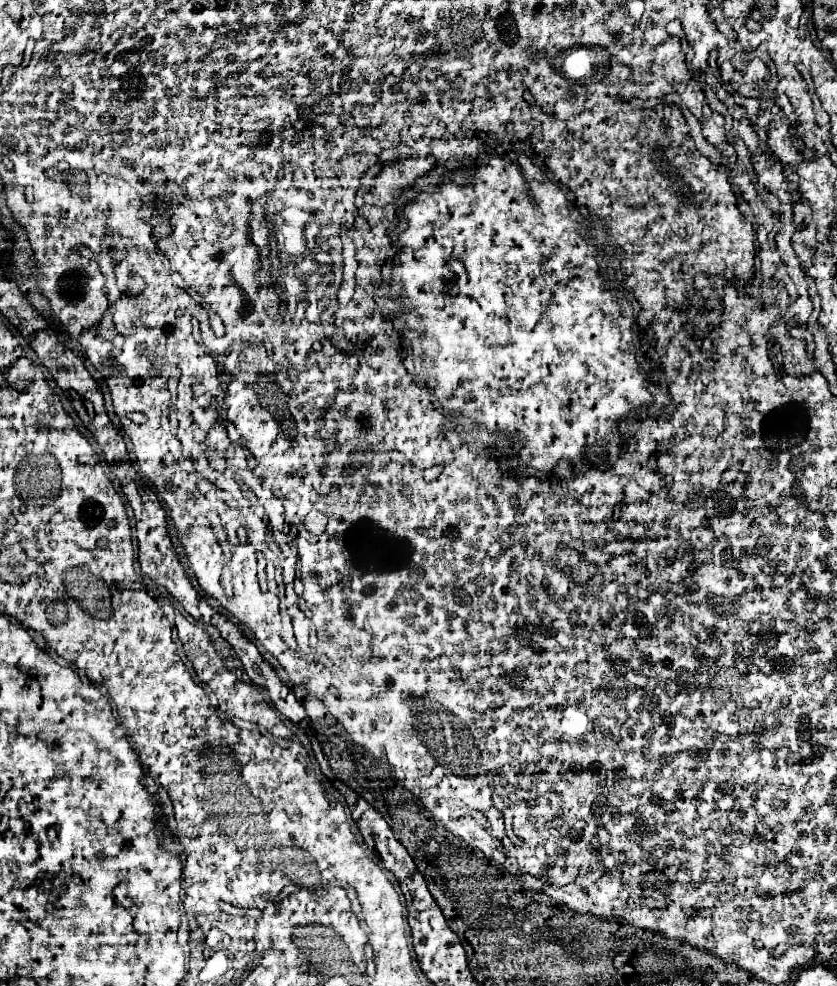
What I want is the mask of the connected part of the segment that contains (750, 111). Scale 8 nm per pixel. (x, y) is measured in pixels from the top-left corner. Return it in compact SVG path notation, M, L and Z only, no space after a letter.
M732 93L732 97L734 101L739 105L744 107L747 110L747 118L754 123L756 119L756 115L760 109L760 99L759 98L745 98L740 95L734 96Z

